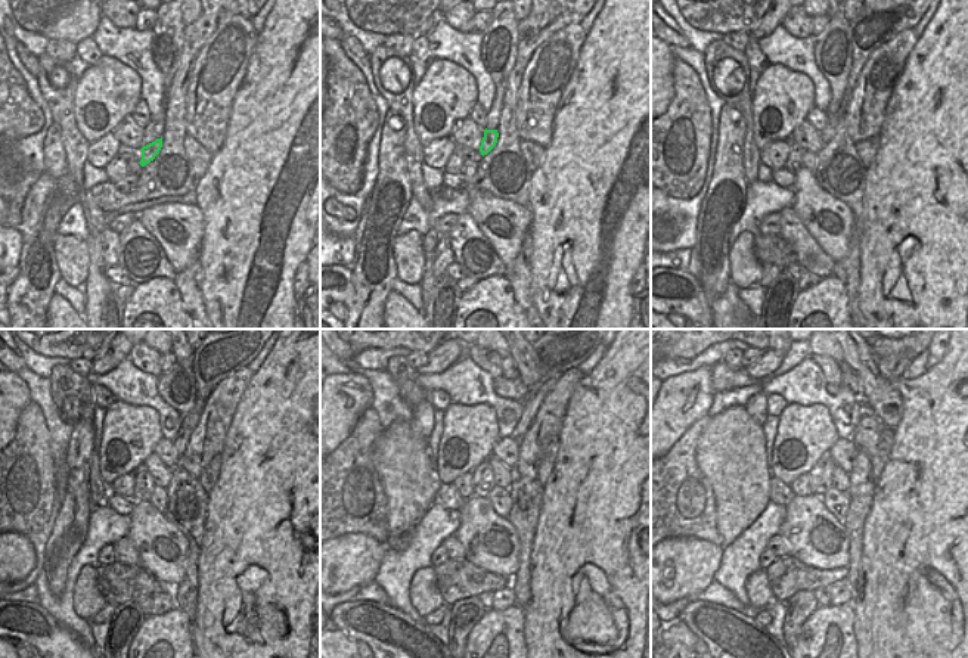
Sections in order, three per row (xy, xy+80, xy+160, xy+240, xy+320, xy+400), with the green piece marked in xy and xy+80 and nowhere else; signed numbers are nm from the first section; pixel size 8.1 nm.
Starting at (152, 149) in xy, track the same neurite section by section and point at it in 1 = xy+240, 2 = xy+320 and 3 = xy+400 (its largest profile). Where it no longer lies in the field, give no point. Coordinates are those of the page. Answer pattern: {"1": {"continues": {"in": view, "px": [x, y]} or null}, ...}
{"1": {"continues": {"in": "xy+240", "px": [189, 422]}}, "2": {"continues": {"in": "xy+320", "px": [536, 394]}}, "3": {"continues": {"in": "xy+400", "px": [892, 366]}}}

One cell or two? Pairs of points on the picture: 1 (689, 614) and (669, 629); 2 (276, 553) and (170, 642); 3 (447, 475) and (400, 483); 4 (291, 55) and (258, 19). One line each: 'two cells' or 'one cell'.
1: two cells
2: two cells
3: two cells
4: two cells

